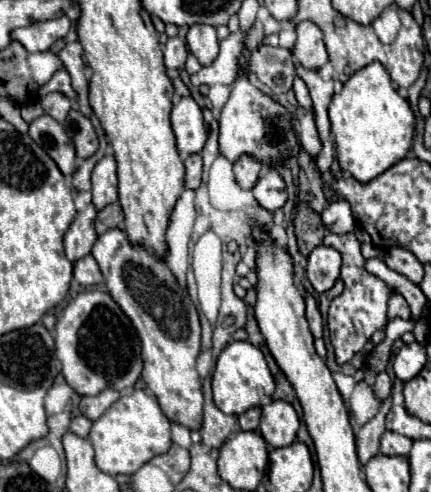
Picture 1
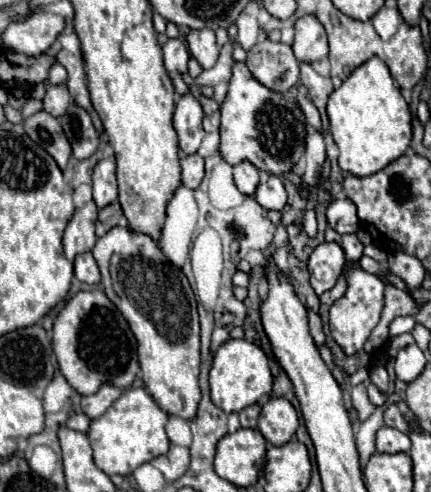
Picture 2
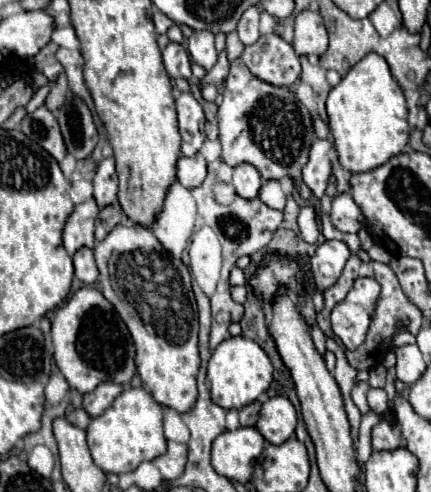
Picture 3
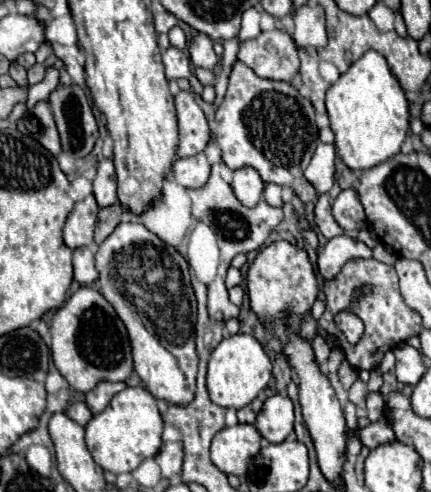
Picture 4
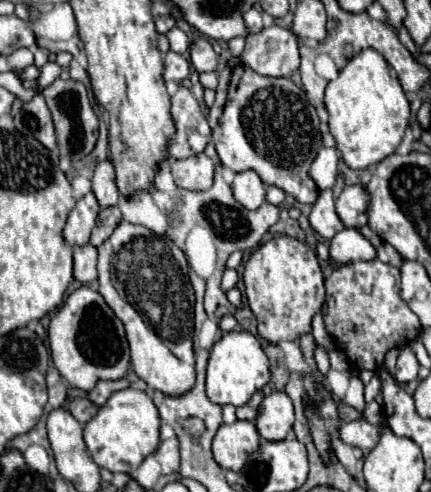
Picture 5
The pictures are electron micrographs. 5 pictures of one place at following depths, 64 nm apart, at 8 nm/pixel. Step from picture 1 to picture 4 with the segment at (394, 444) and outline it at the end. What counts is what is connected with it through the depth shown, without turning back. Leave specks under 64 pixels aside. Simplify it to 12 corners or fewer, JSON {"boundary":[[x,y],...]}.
{"boundary":[[386,420],[356,430],[370,450],[394,442],[396,436]]}

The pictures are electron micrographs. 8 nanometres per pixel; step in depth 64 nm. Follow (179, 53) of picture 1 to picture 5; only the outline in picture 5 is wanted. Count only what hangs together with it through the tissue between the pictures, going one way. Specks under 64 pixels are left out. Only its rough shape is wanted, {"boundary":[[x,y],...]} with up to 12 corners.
{"boundary":[[164,54],[164,80],[180,82],[190,74],[186,56]]}

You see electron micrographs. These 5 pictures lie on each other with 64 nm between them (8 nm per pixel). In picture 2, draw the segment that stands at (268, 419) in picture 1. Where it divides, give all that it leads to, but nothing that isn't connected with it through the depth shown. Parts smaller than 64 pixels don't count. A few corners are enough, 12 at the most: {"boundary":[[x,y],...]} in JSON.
{"boundary":[[270,398],[258,430],[286,444],[298,430],[298,414],[286,398]]}

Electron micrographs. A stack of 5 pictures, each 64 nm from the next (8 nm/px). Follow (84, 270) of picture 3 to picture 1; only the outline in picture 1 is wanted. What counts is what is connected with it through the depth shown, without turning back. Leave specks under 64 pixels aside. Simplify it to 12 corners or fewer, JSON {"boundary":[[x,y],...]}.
{"boundary":[[92,254],[74,262],[74,278],[82,286],[104,280]]}

